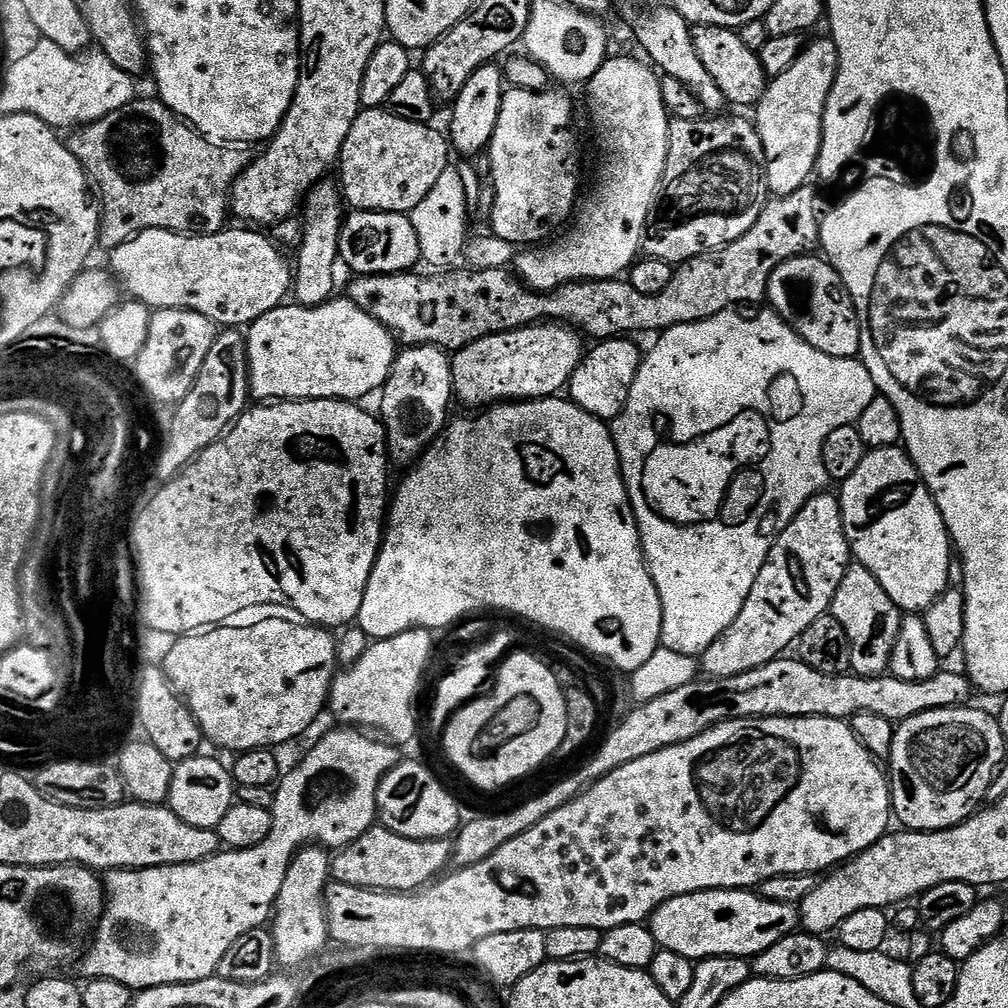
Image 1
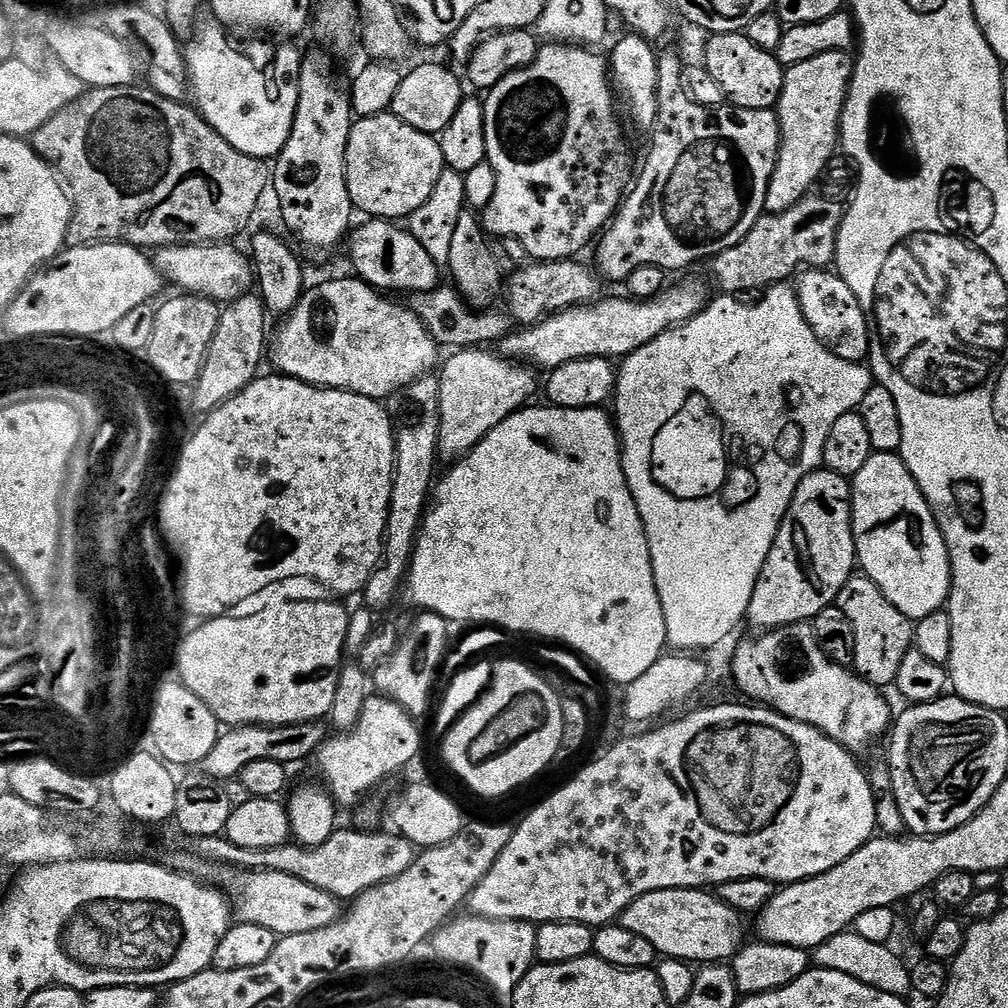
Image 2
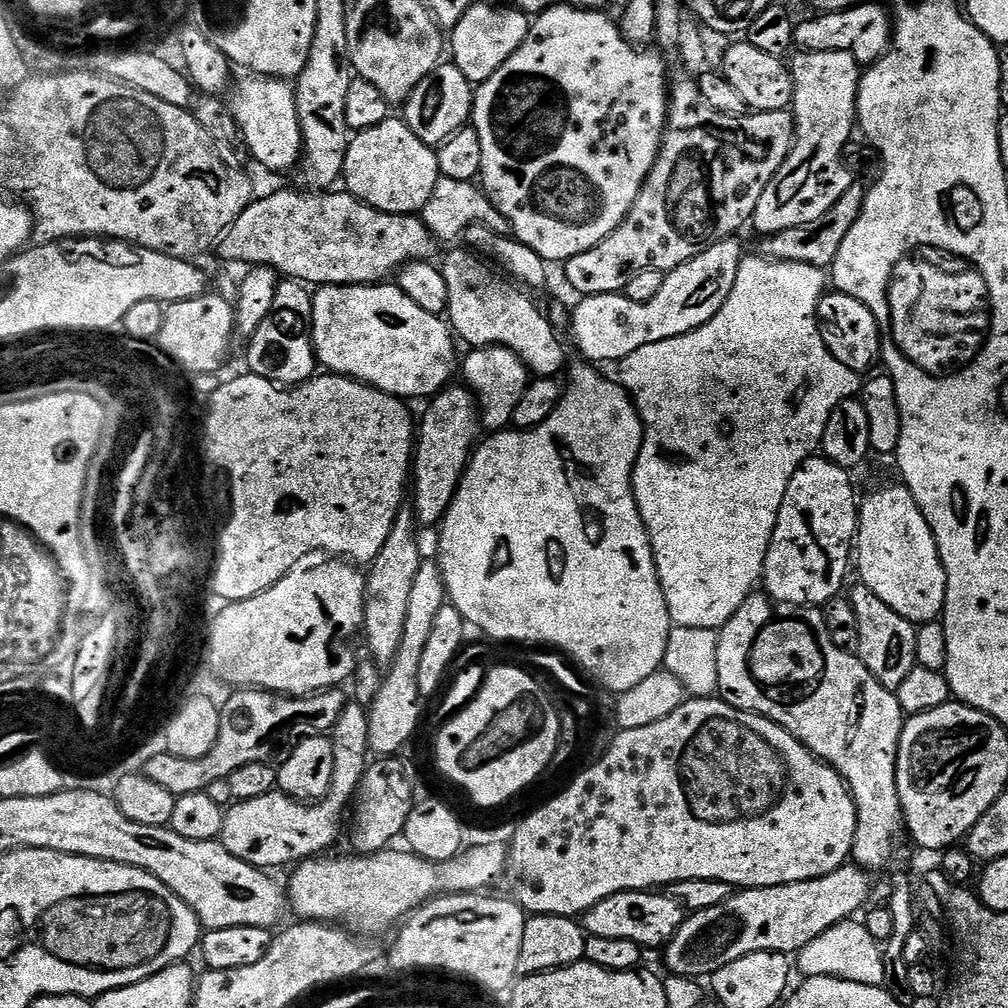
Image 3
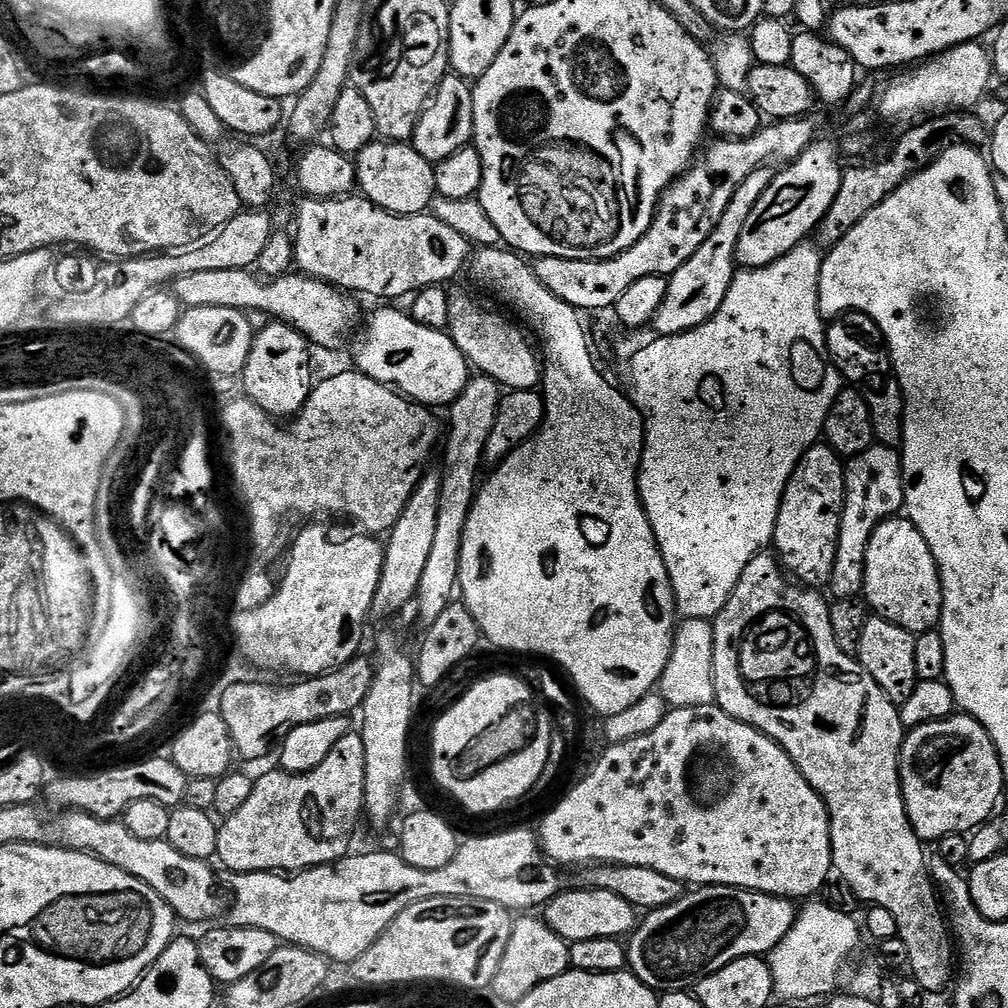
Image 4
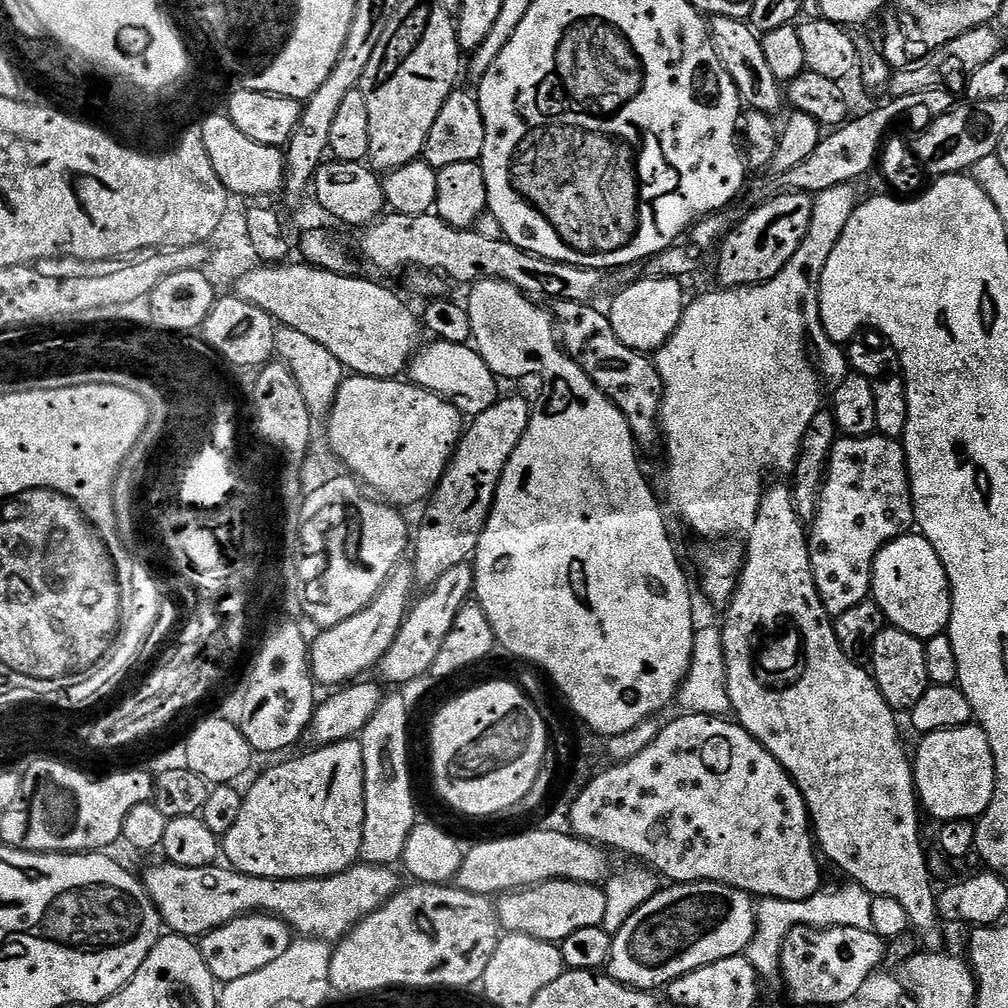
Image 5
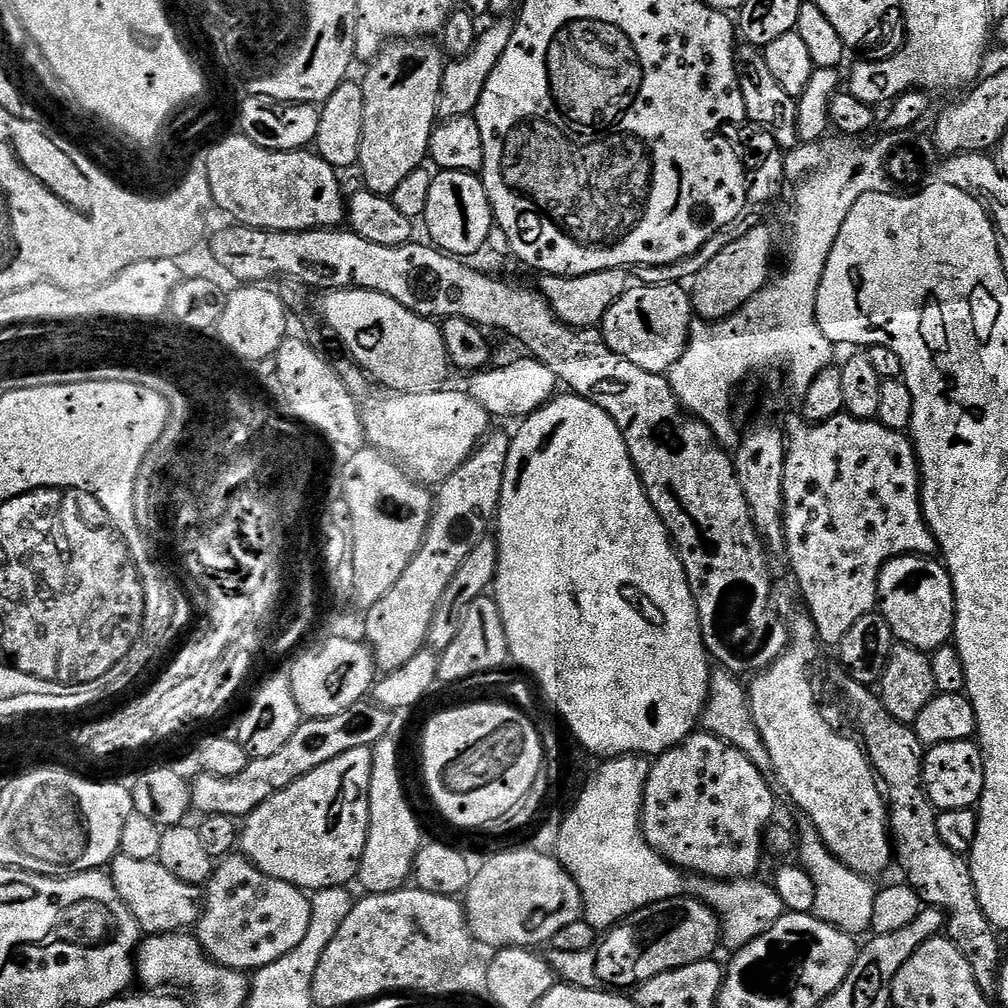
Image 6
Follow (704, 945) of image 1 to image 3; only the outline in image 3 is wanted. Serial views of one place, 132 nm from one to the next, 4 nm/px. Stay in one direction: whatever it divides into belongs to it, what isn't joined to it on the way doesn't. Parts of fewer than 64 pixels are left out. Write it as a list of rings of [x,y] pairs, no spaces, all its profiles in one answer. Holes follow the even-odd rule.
[[[659,891],[619,892],[602,902],[598,902],[582,917],[582,927],[588,936],[598,938],[630,938],[630,942],[643,946],[645,949],[656,948],[667,944],[682,926],[686,909],[671,895],[659,896]]]

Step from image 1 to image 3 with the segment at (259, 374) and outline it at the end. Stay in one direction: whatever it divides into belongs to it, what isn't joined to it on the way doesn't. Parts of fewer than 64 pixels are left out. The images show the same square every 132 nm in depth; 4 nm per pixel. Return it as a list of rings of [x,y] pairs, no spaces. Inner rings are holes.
[[[395,283],[326,284],[311,297],[312,346],[317,361],[329,373],[349,376],[397,398],[431,398],[449,387],[452,367],[458,364],[449,325],[410,302]]]

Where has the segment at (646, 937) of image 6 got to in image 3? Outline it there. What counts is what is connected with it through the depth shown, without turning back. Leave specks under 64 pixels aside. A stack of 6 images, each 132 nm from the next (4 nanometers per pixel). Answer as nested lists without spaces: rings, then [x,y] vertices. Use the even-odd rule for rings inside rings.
[[[845,866],[822,878],[814,878],[806,882],[733,891],[732,895],[718,902],[716,906],[710,906],[710,910],[698,910],[685,915],[682,926],[678,926],[678,930],[662,948],[667,971],[674,976],[708,978],[712,973],[722,970],[722,966],[730,962],[738,962],[738,958],[746,954],[755,952],[796,954],[836,923],[853,919],[857,915],[855,912],[859,913],[869,903],[867,900],[872,892],[871,879],[873,880],[873,877],[859,866]]]

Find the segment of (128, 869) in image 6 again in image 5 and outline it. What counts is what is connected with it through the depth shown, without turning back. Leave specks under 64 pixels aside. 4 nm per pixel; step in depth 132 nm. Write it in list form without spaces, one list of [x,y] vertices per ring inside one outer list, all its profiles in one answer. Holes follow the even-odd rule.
[[[159,862],[148,873],[143,873],[142,883],[149,898],[158,910],[163,927],[169,933],[189,938],[199,938],[215,928],[220,928],[239,916],[267,914],[279,916],[301,937],[316,937],[327,942],[339,942],[365,920],[374,910],[383,906],[390,897],[395,896],[402,881],[392,873],[393,869],[379,864],[357,862],[345,872],[325,876],[323,880],[263,880],[257,876],[247,876],[231,867],[213,866],[210,868],[187,868],[177,864]]]

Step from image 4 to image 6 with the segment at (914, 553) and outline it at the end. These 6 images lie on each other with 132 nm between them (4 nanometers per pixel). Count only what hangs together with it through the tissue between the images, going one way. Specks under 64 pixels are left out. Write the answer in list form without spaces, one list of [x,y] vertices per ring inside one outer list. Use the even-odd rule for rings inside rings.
[[[909,554],[884,563],[878,582],[878,610],[890,622],[897,641],[933,653],[953,639],[956,595],[947,568],[939,559]]]

